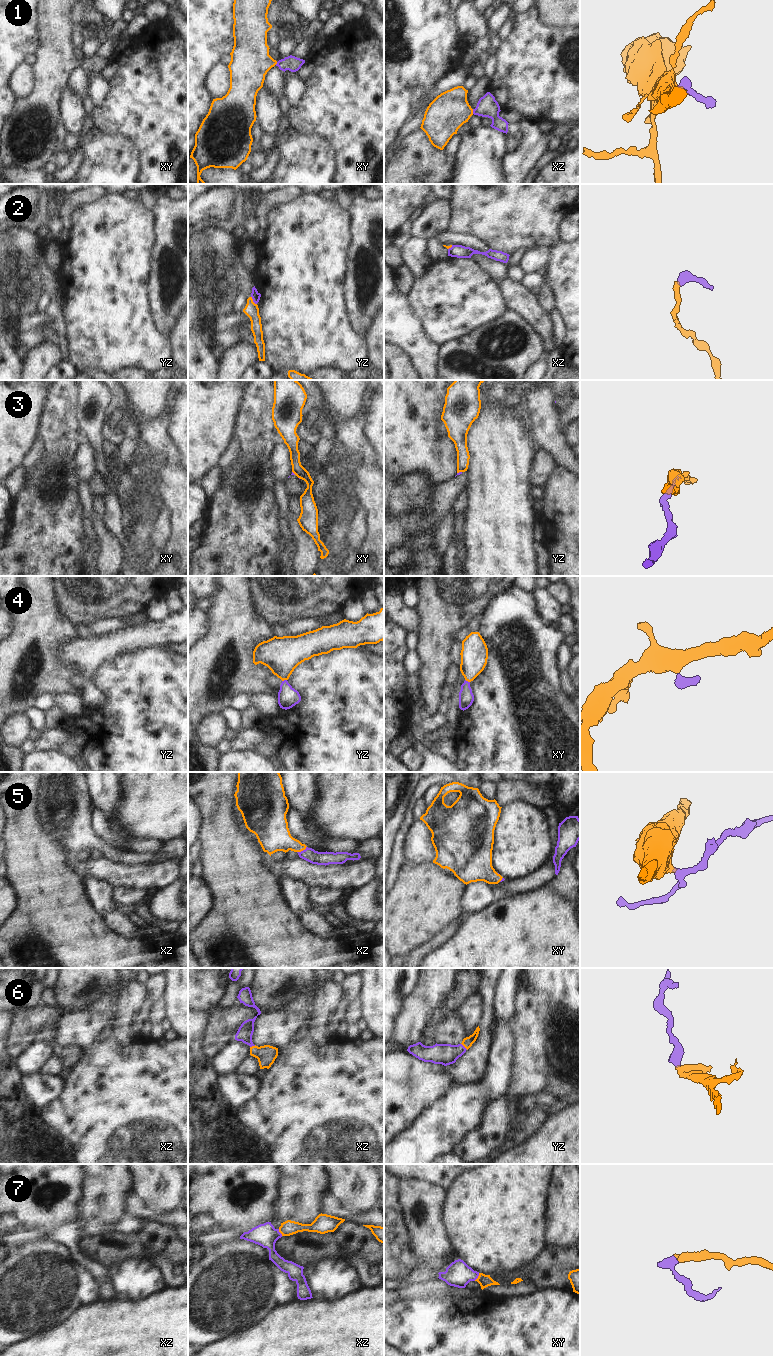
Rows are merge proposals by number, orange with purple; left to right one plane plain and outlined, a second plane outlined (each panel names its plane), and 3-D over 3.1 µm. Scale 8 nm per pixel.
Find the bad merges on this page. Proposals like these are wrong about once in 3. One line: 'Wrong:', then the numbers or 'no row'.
Wrong: 2, 3

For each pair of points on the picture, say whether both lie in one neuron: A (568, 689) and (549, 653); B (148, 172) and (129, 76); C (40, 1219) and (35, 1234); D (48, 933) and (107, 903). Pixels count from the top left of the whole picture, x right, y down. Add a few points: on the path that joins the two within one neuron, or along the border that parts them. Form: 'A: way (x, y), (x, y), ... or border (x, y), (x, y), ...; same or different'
A: border (559, 671), (559, 686), (567, 695); different
B: way (147, 148), (147, 100); same
C: border (19, 1227), (23, 1229), (39, 1229), (43, 1232); different
D: border (94, 909), (103, 916); different

